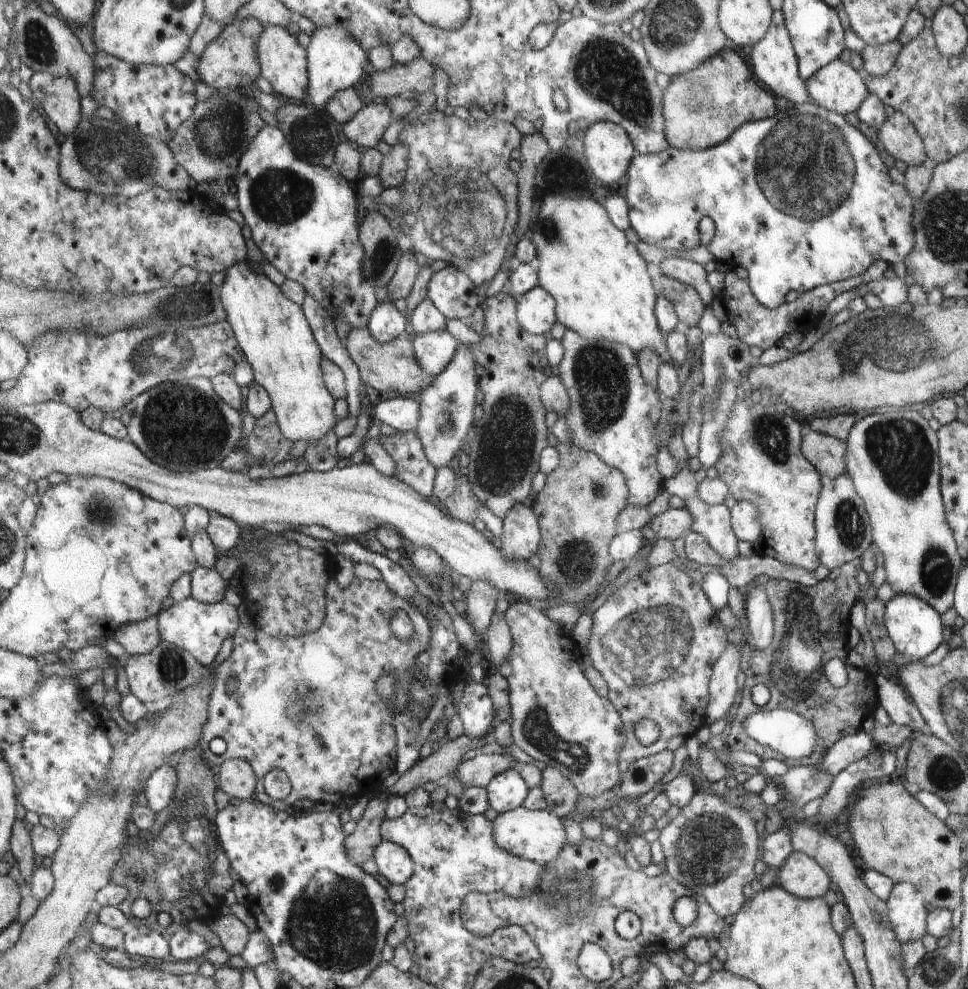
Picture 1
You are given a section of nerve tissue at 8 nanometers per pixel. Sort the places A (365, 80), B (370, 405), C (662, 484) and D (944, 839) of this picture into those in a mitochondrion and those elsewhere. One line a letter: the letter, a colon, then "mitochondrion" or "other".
A: other
B: other
C: other
D: other

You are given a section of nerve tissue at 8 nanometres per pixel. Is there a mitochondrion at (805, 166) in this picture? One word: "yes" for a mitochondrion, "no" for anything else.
yes

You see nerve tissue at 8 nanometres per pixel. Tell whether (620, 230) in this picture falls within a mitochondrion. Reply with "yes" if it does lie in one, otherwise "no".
no

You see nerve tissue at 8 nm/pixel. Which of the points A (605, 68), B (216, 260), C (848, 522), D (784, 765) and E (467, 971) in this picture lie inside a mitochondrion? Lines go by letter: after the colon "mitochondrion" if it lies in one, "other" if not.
A: mitochondrion
B: other
C: mitochondrion
D: other
E: other

